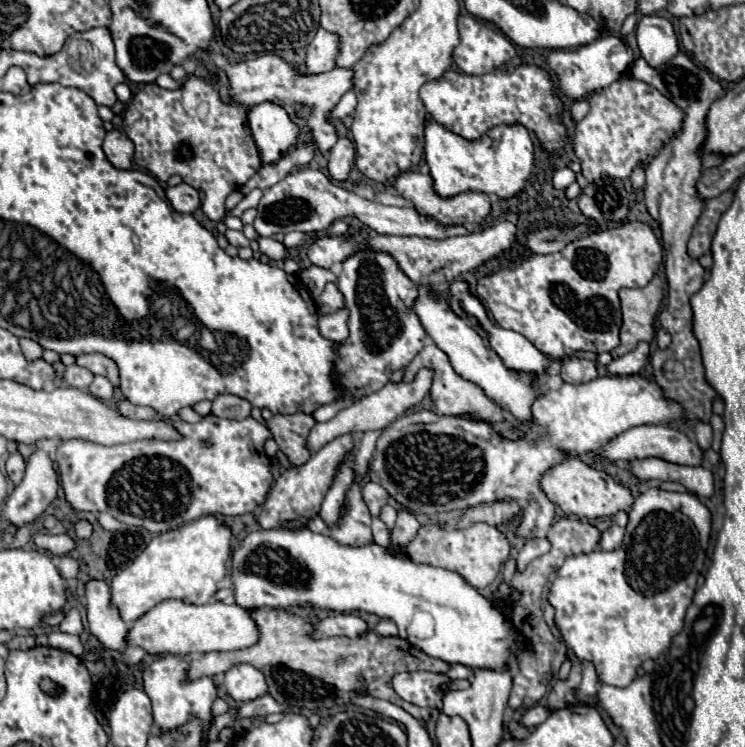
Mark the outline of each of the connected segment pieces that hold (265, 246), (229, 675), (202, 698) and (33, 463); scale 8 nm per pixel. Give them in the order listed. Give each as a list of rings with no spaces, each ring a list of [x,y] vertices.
[[[261,237],[258,240],[259,251],[274,260],[284,260],[286,258],[286,247],[269,237]]]
[[[246,663],[234,665],[224,673],[224,687],[234,701],[252,701],[268,693],[264,675]]]
[[[162,655],[152,661],[152,665],[144,671],[144,691],[152,701],[154,709],[154,725],[162,731],[176,729],[190,721],[192,717],[200,717],[204,723],[204,731],[210,727],[210,707],[216,699],[216,685],[210,677],[202,677],[196,681],[188,681],[188,661],[182,655]]]
[[[36,449],[26,459],[26,473],[22,483],[6,499],[2,517],[14,525],[34,521],[56,497],[58,475],[46,451]]]

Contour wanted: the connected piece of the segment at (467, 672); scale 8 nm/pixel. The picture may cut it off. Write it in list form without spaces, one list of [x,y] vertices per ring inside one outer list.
[[[456,664],[451,666],[451,668],[448,670],[448,677],[450,679],[469,679],[474,675],[474,670],[461,665],[461,664]]]

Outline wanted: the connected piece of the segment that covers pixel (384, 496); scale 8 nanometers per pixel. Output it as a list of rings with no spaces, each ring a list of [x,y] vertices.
[[[368,481],[368,483],[364,483],[364,487],[362,487],[362,495],[364,495],[364,501],[366,501],[368,509],[370,509],[370,515],[372,515],[372,517],[378,517],[380,511],[382,511],[382,507],[384,507],[386,501],[388,501],[388,493],[384,491],[384,487],[380,487],[378,483]]]

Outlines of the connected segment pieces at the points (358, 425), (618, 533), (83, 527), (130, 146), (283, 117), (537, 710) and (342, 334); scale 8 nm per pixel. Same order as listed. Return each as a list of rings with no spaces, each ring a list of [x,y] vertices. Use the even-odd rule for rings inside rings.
[[[420,369],[420,373],[416,375],[416,379],[412,383],[404,383],[404,381],[400,381],[398,385],[386,383],[380,391],[376,391],[376,393],[372,393],[368,397],[362,397],[354,405],[342,409],[334,419],[330,419],[326,423],[316,423],[314,429],[308,435],[308,449],[310,451],[318,451],[328,441],[332,441],[332,439],[336,439],[340,435],[346,435],[346,433],[364,433],[364,431],[370,431],[370,429],[384,429],[384,427],[388,427],[406,409],[416,407],[426,397],[430,385],[432,385],[432,373],[428,369]]]
[[[612,523],[612,525],[602,533],[602,537],[600,537],[600,547],[602,547],[604,551],[612,551],[612,549],[620,547],[622,537],[624,537],[624,527]]]
[[[86,519],[76,521],[76,525],[74,525],[74,533],[76,533],[76,539],[88,539],[88,537],[92,535],[92,523],[86,521]]]
[[[108,131],[104,137],[104,153],[116,169],[130,169],[134,157],[134,143],[122,131]]]
[[[260,103],[248,113],[248,125],[264,165],[276,161],[278,153],[284,155],[294,143],[298,143],[300,129],[278,103]]]
[[[534,705],[534,707],[526,709],[526,713],[522,715],[522,719],[520,719],[520,723],[518,723],[518,725],[524,725],[524,727],[528,727],[528,729],[534,729],[536,725],[540,725],[540,723],[548,717],[548,713],[550,713],[550,709],[548,709],[548,707]]]
[[[340,309],[340,313],[320,317],[318,327],[326,339],[342,343],[348,337],[348,309]]]

